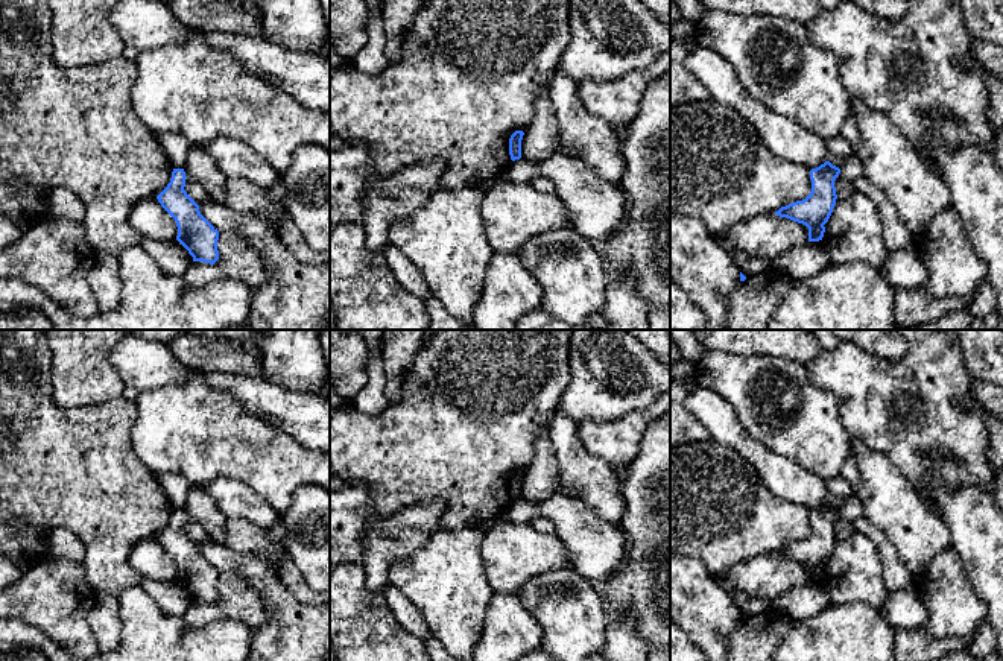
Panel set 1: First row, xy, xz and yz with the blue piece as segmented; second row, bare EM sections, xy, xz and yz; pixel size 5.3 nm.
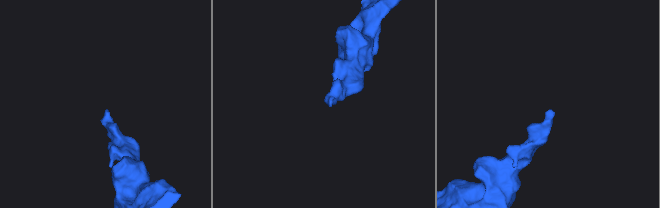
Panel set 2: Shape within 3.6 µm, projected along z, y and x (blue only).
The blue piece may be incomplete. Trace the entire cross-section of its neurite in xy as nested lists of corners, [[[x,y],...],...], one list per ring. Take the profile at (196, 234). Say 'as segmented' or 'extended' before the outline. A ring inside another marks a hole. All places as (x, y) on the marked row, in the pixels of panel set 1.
as segmented | [[[173,169],[167,187],[157,196],[161,207],[175,219],[176,240],[193,261],[214,264],[219,260],[219,231],[201,214],[199,205],[187,195],[184,169]]]

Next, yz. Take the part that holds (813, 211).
as segmented | [[[830,161],[812,169],[810,195],[802,201],[781,207],[775,214],[805,225],[808,228],[808,242],[822,240],[825,232],[824,225],[828,222],[836,205],[837,195],[834,181],[839,173],[840,169],[833,166]]]

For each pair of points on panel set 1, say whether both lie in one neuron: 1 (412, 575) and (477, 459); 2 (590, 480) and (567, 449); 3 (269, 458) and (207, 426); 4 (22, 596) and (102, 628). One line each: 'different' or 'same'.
1: different
2: same
3: same
4: different

